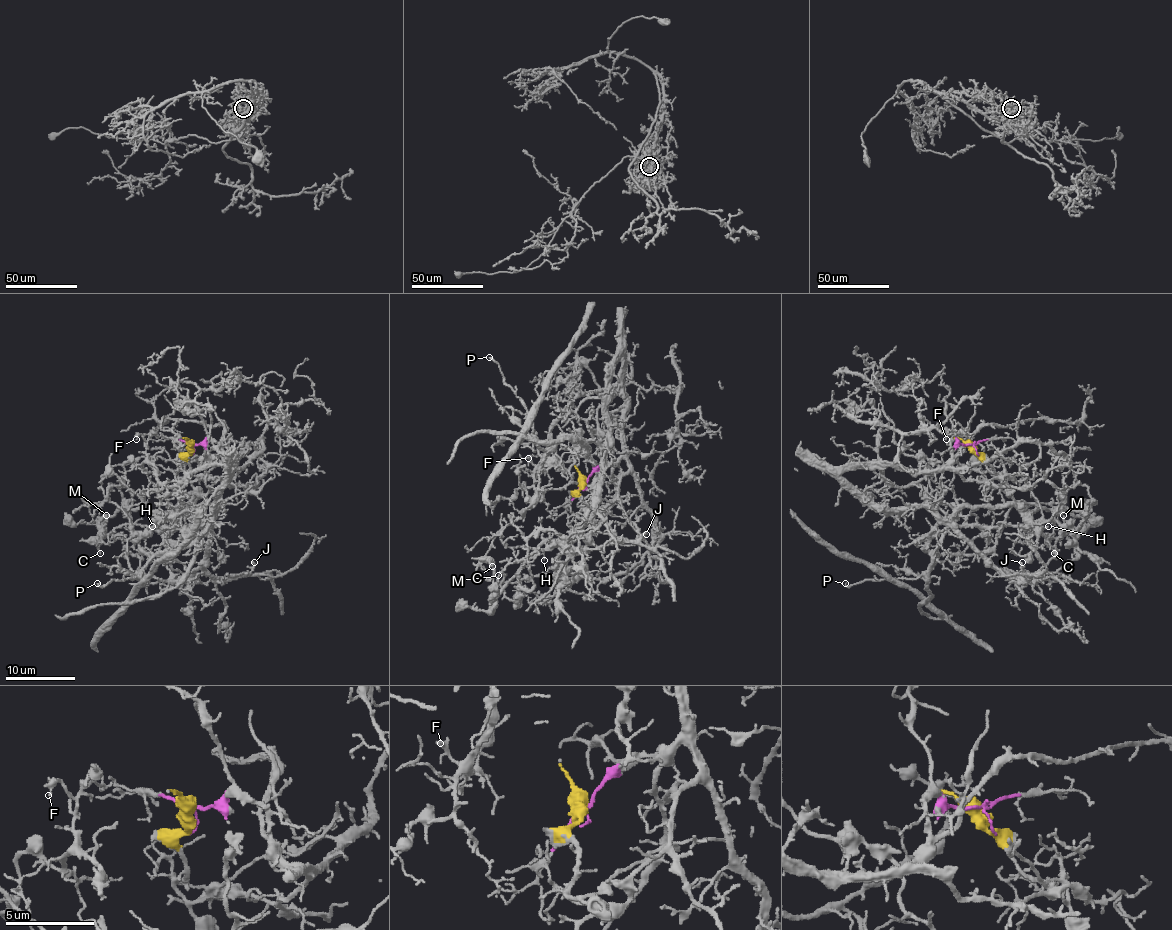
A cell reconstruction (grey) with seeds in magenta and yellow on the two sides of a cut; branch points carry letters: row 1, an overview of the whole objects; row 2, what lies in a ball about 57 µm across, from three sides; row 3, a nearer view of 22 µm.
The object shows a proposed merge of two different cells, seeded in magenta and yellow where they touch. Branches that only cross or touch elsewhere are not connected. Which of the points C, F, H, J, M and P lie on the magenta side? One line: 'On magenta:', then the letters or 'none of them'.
On magenta: F, H, J, P

